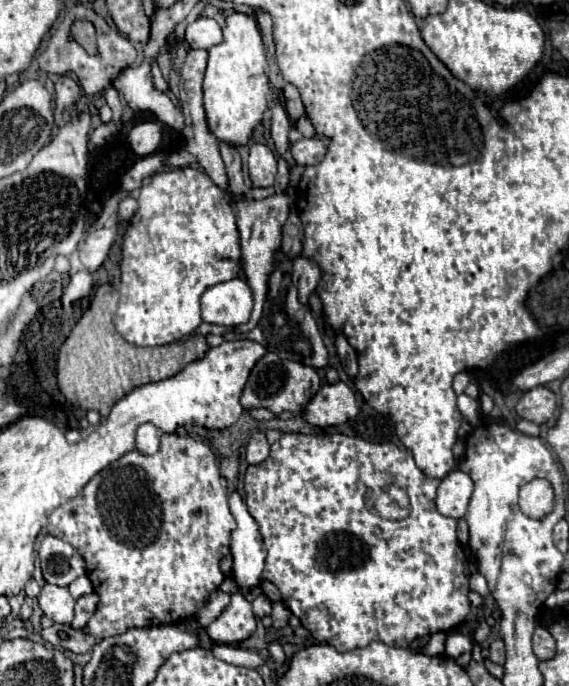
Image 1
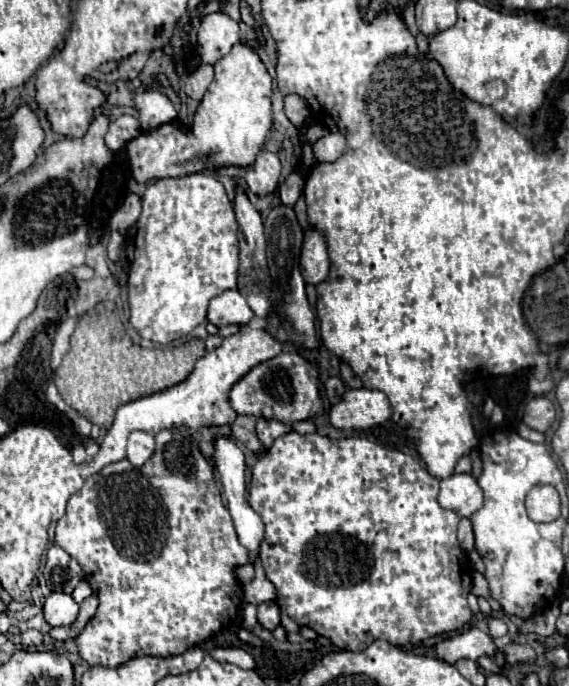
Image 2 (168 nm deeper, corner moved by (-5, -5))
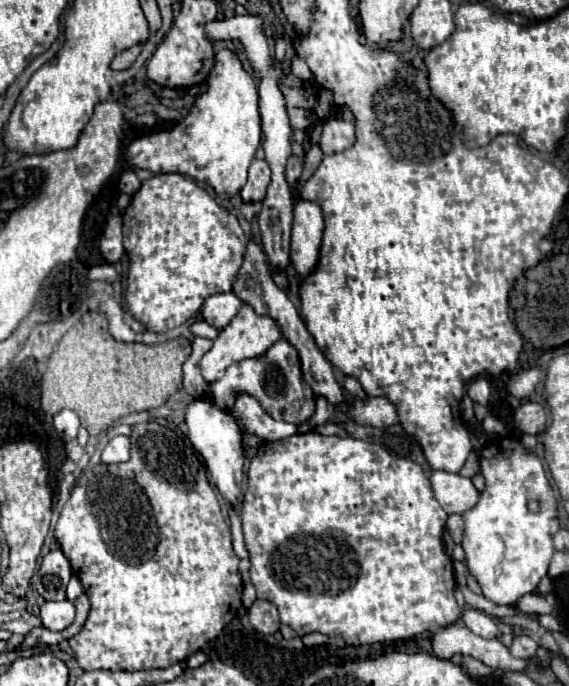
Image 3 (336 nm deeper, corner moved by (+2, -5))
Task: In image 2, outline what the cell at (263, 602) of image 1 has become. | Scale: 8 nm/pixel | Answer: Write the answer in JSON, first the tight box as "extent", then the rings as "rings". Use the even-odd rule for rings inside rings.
{"extent":[258,602,280,630],"rings":[[[262,602],[258,606],[258,622],[262,624],[262,628],[266,630],[274,630],[276,626],[280,626],[280,608],[276,602]]]}

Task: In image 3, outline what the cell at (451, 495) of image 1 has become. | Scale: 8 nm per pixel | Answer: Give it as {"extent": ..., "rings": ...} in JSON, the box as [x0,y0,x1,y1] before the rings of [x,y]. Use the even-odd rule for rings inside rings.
{"extent":[429,472,479,514],"rings":[[[433,472],[429,480],[433,496],[447,514],[463,514],[477,504],[479,492],[469,478],[451,472]]]}

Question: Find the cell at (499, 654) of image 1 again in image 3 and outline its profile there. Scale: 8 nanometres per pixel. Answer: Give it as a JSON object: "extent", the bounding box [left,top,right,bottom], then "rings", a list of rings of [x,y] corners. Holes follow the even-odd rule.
{"extent":[509,636,539,660],"rings":[[[515,636],[509,652],[511,652],[515,658],[529,660],[529,658],[535,656],[537,648],[539,648],[539,646],[537,646],[537,642],[535,642],[531,636]]]}

